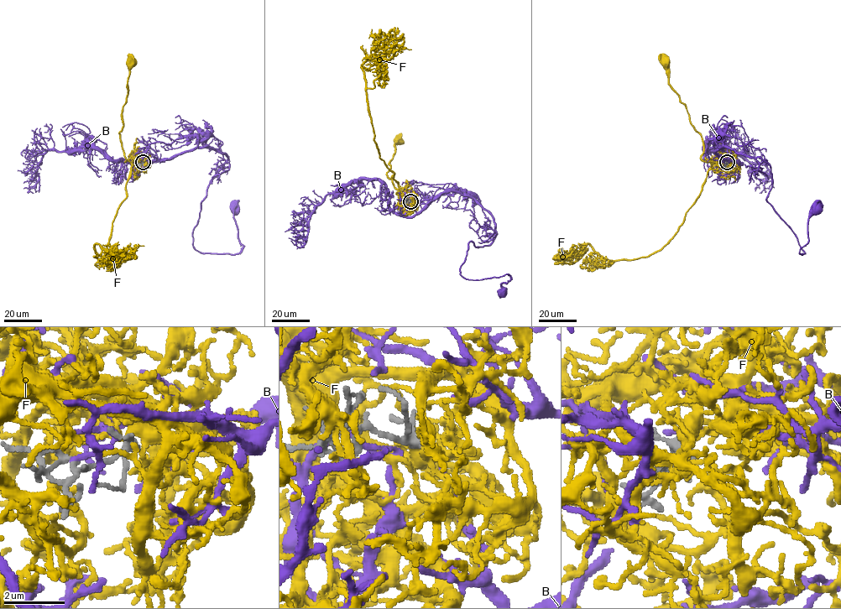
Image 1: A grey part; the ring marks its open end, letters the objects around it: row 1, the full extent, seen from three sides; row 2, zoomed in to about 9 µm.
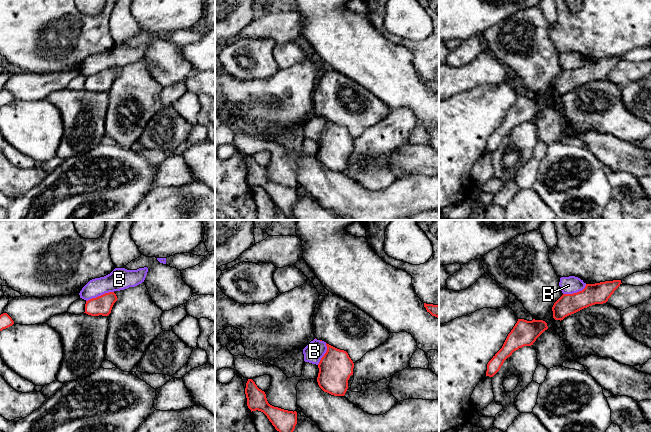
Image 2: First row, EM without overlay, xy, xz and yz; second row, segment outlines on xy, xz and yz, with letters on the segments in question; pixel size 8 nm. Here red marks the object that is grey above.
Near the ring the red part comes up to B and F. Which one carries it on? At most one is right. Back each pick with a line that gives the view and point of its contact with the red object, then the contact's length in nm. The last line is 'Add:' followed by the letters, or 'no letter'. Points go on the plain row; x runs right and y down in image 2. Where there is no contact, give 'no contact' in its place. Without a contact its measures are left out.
F: no contact
Add: F

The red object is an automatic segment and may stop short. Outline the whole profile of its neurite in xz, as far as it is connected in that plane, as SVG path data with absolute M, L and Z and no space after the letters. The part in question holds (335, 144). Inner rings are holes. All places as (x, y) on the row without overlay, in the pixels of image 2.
M326 119L327 127L321 134L317 158L319 163L334 172L344 172L348 156L353 151L354 139L344 126Z

